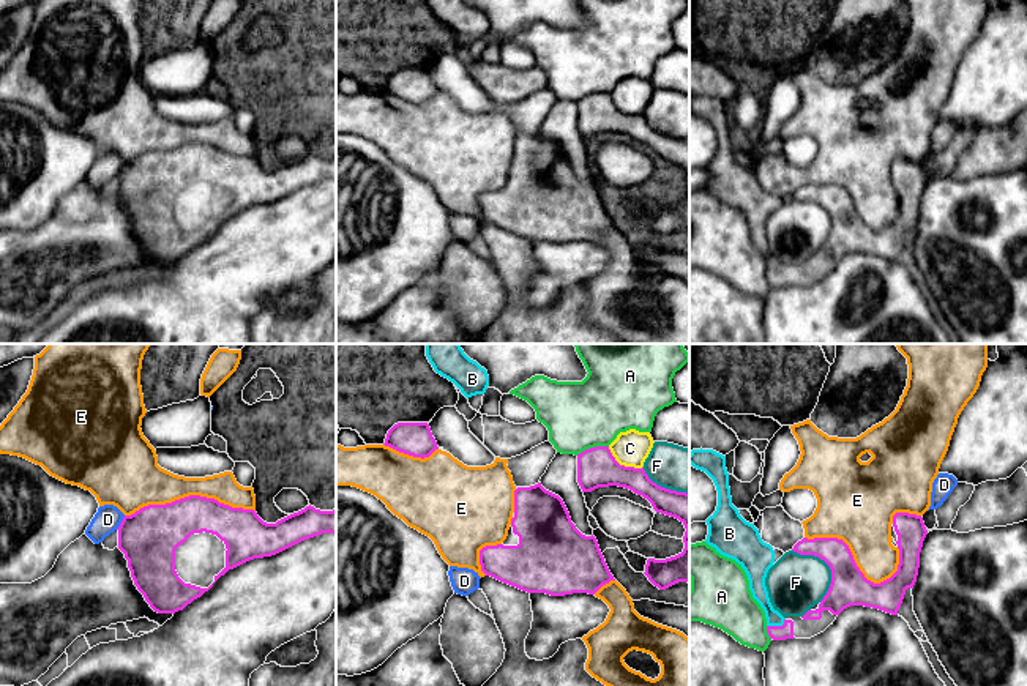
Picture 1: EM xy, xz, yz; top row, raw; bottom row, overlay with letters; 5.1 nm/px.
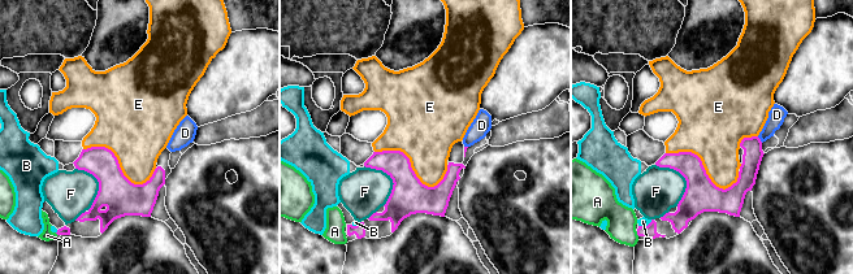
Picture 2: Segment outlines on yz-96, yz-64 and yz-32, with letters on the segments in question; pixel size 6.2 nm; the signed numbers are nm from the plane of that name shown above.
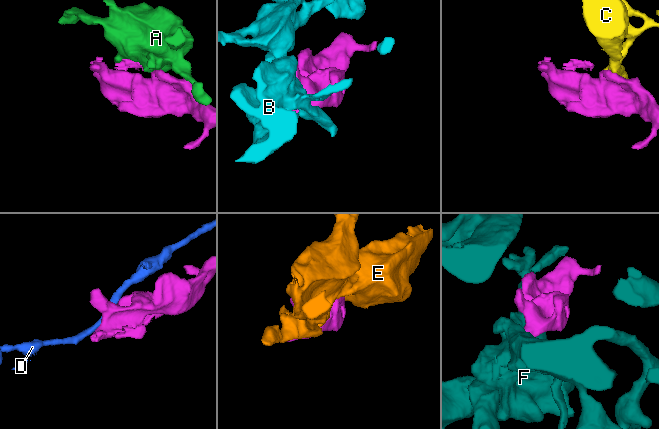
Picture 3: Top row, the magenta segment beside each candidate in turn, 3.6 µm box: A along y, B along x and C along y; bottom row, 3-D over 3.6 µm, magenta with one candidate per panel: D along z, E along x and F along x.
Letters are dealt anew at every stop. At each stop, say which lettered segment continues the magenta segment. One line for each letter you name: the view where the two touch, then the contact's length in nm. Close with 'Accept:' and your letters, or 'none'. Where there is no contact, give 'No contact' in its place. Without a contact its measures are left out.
B: Touches magenta in yz. Shared border 100 nm
Accept: B

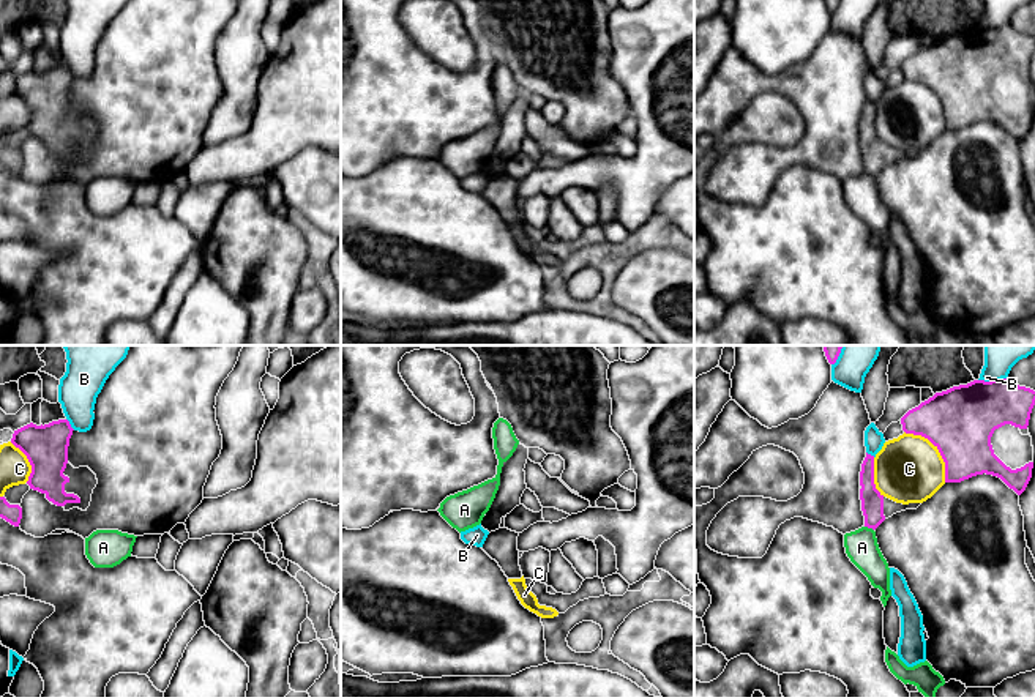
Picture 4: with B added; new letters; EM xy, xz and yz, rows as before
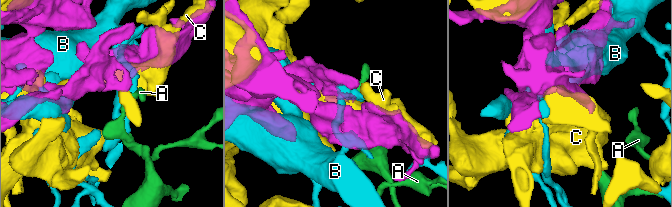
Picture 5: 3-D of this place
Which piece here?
Accept: none

